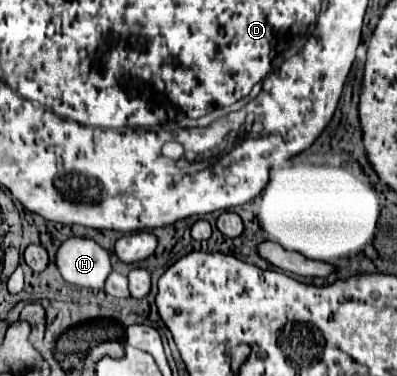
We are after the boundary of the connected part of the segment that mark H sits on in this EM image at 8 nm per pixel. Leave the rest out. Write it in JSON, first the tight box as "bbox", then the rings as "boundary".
{"bbox":[55,237,111,289],"boundary":[[[69,237],[57,249],[55,265],[61,277],[71,285],[89,289],[103,289],[103,283],[111,271],[109,253],[85,237]]]}

